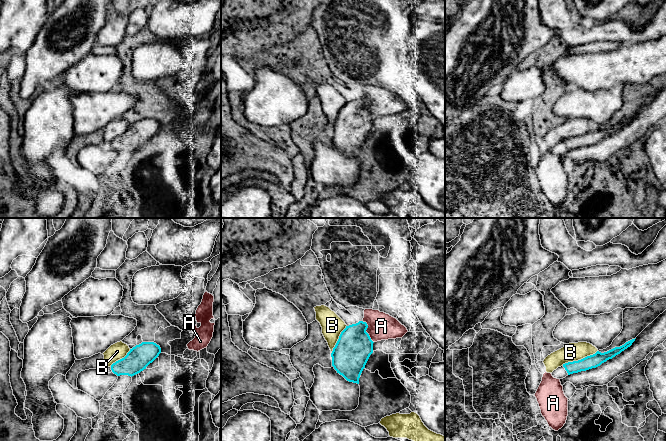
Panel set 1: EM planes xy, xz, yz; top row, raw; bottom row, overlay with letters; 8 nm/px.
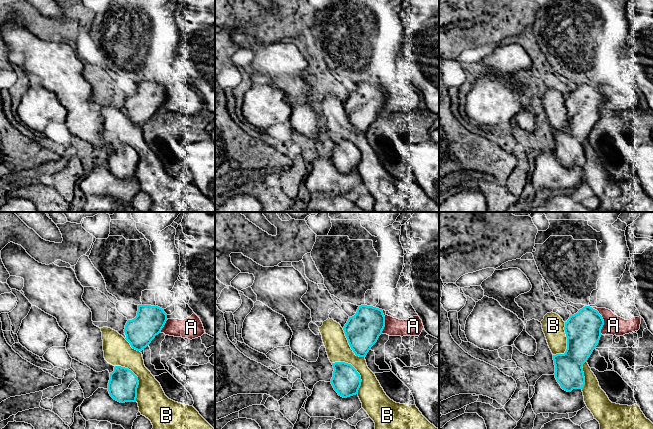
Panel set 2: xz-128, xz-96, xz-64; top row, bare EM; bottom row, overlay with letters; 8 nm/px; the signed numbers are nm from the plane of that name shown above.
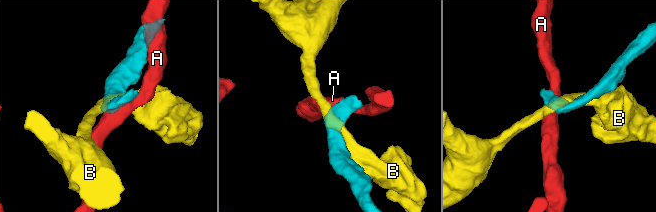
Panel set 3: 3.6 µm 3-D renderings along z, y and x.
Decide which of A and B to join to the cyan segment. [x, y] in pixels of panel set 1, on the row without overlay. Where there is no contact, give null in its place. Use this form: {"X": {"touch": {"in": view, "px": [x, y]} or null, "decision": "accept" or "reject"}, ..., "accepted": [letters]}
{"A": {"touch": {"in": "xz", "px": [365, 107]}, "decision": "reject"}, "B": {"touch": {"in": "yz", "px": [579, 136]}, "decision": "reject"}, "accepted": []}

